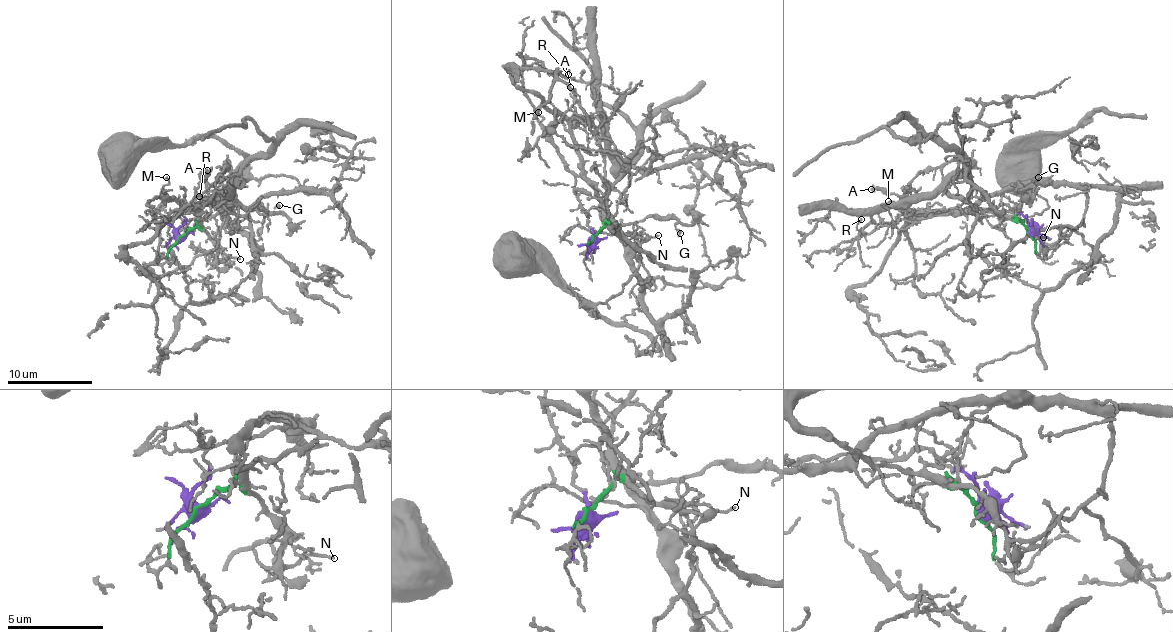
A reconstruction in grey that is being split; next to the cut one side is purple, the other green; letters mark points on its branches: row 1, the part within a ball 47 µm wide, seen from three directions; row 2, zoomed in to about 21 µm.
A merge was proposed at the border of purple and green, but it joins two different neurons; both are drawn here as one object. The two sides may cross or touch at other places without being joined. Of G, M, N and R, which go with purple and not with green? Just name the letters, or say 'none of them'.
G, M

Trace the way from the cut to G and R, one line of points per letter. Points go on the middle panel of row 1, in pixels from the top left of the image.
G: (594, 238), (584, 226), (613, 234), (649, 215), (675, 218), (681, 233)
R: (594, 236), (623, 159), (610, 148), (594, 78), (570, 80), (561, 72), (569, 75)

